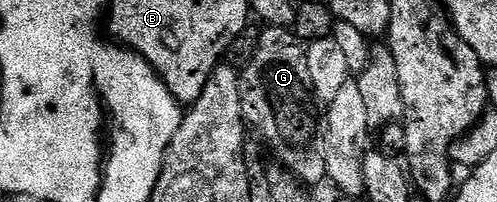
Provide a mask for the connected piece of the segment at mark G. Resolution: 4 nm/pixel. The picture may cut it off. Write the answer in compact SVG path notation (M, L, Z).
M287 28L263 29L260 41L256 44L256 53L252 61L240 72L240 93L242 94L242 114L245 125L257 128L268 139L267 147L271 155L279 160L297 180L308 178L308 186L318 186L325 183L328 171L326 170L326 158L323 147L317 146L318 137L322 132L322 116L316 113L318 101L312 95L312 83L306 66L308 53L305 45L297 40L295 31Z

